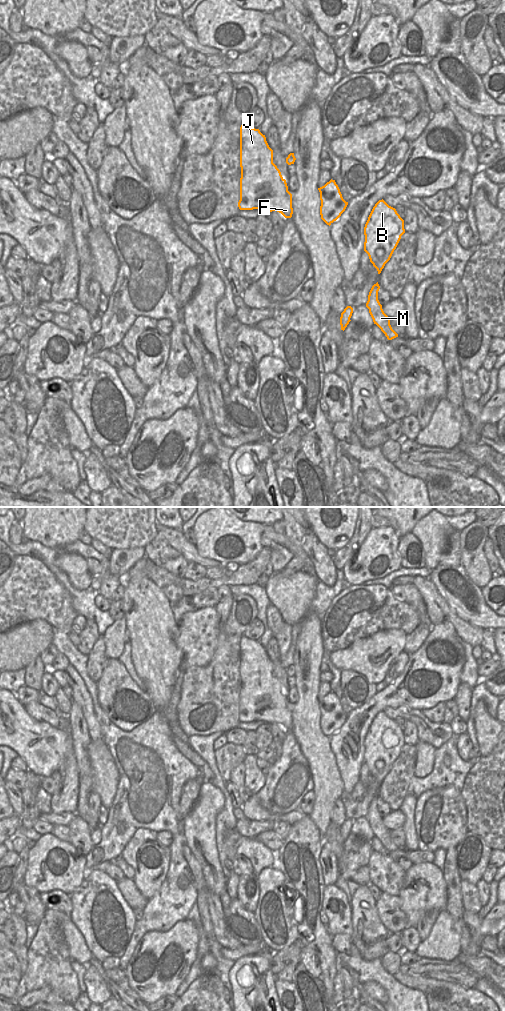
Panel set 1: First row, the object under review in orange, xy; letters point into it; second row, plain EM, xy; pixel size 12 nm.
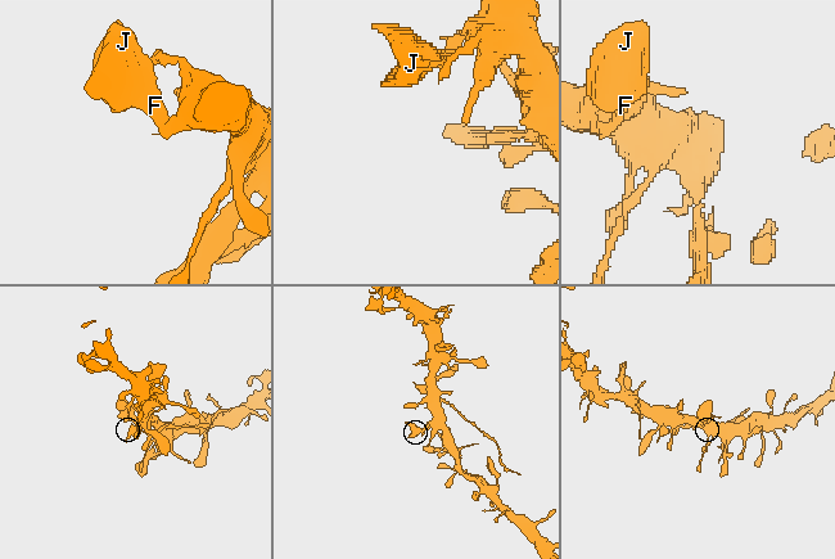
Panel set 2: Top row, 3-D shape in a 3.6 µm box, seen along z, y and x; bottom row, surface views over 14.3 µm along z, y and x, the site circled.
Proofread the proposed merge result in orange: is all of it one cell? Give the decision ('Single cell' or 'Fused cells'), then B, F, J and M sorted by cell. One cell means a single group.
Single cell. Groups: B F J M

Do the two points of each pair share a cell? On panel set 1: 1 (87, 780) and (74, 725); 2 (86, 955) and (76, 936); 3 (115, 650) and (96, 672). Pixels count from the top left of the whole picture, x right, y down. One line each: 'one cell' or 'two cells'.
1: one cell
2: one cell
3: two cells

